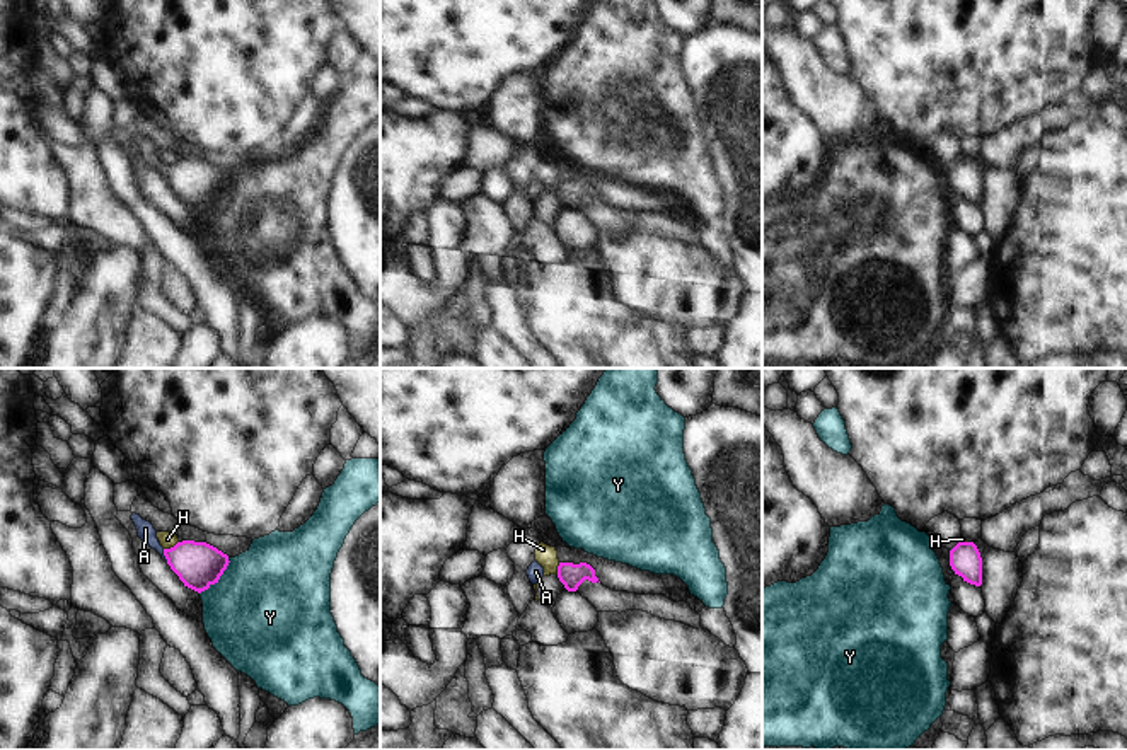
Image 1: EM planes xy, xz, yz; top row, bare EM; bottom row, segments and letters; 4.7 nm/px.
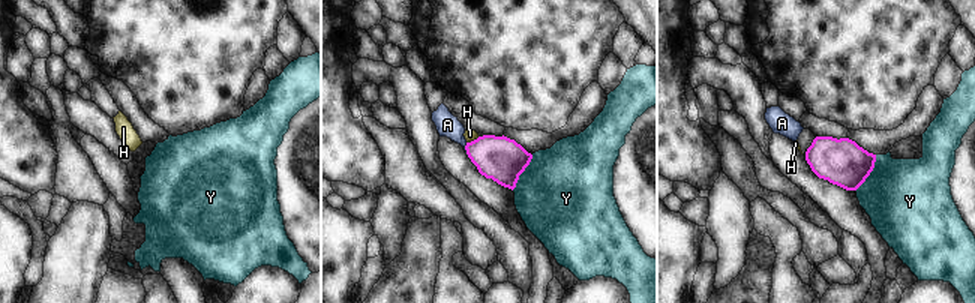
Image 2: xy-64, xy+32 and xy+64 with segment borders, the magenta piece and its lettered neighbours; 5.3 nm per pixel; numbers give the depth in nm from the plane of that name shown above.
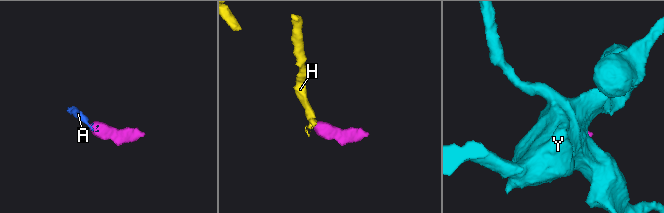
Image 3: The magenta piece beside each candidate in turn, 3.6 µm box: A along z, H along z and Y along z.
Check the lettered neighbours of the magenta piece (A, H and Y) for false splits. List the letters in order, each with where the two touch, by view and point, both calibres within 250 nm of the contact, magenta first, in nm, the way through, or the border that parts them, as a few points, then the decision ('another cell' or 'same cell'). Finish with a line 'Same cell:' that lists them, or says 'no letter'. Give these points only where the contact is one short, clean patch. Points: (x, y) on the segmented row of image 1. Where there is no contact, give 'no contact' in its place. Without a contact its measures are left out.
A: xy (164, 554) | 220/80 nm | across xy (198, 565), (186, 558), (164, 554), (145, 529) | same cell
H: xy (171, 548) | 220/80 nm | along xy (178, 541), (164, 549) | another cell
Y: xy (219, 578) | 220/500 nm | another cell
Same cell: A

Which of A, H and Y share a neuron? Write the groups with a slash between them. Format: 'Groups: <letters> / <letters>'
Groups: A / H / Y.

